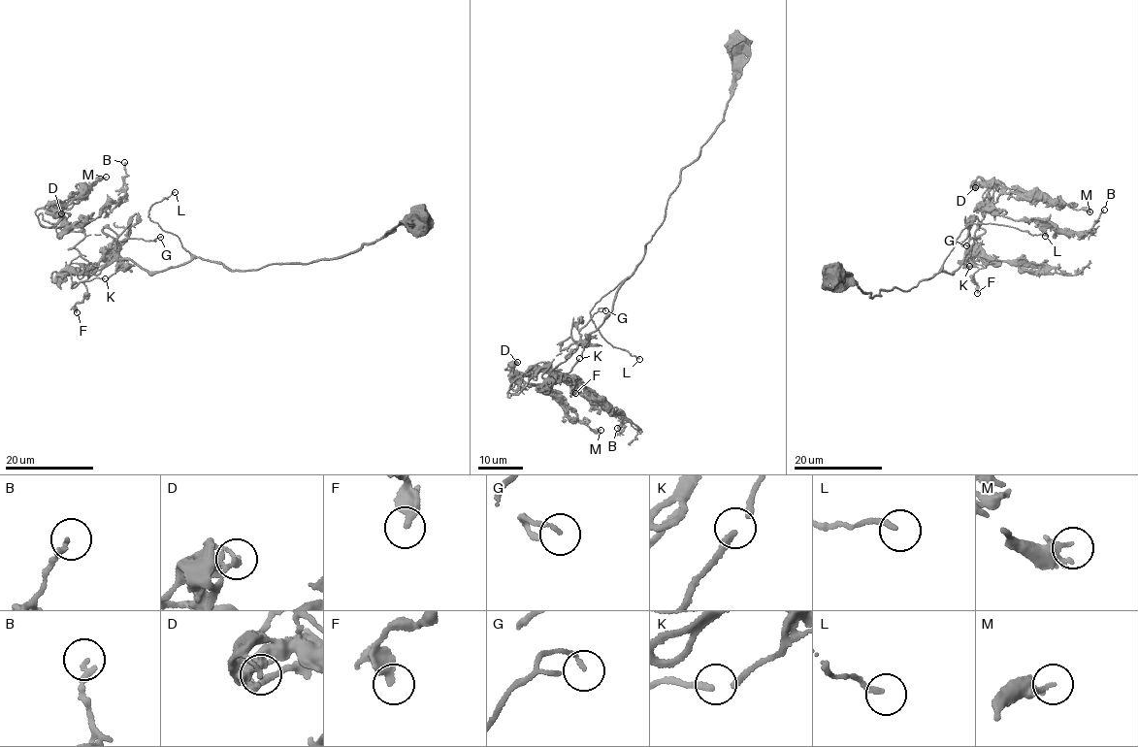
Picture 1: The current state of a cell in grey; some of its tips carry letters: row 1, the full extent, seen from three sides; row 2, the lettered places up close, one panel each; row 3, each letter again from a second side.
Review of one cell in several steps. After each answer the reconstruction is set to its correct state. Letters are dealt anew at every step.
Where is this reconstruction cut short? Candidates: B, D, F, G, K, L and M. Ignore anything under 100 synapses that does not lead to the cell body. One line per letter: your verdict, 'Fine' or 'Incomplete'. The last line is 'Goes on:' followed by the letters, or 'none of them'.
B: Fine
D: Fine
F: Fine
G: Fine
K: Fine
L: Incomplete
M: Fine
Goes on: L

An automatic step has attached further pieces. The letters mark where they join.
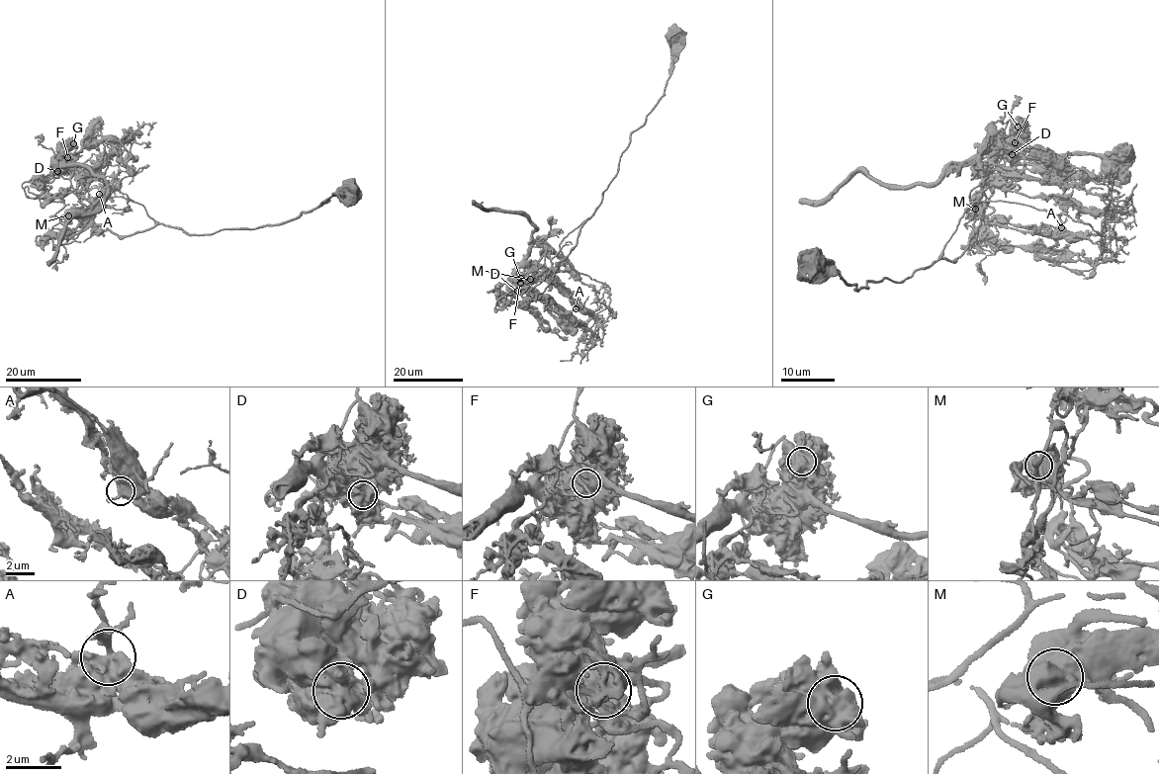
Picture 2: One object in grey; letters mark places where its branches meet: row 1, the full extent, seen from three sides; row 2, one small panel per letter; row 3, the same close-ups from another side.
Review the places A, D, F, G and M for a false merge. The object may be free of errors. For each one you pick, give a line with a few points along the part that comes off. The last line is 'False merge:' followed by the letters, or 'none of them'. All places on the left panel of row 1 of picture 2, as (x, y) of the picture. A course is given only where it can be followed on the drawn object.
F: course (68, 158), (64, 164), (67, 167), (83, 167), (102, 178), (108, 194), (96, 211), (69, 218), (48, 266)
False merge: F

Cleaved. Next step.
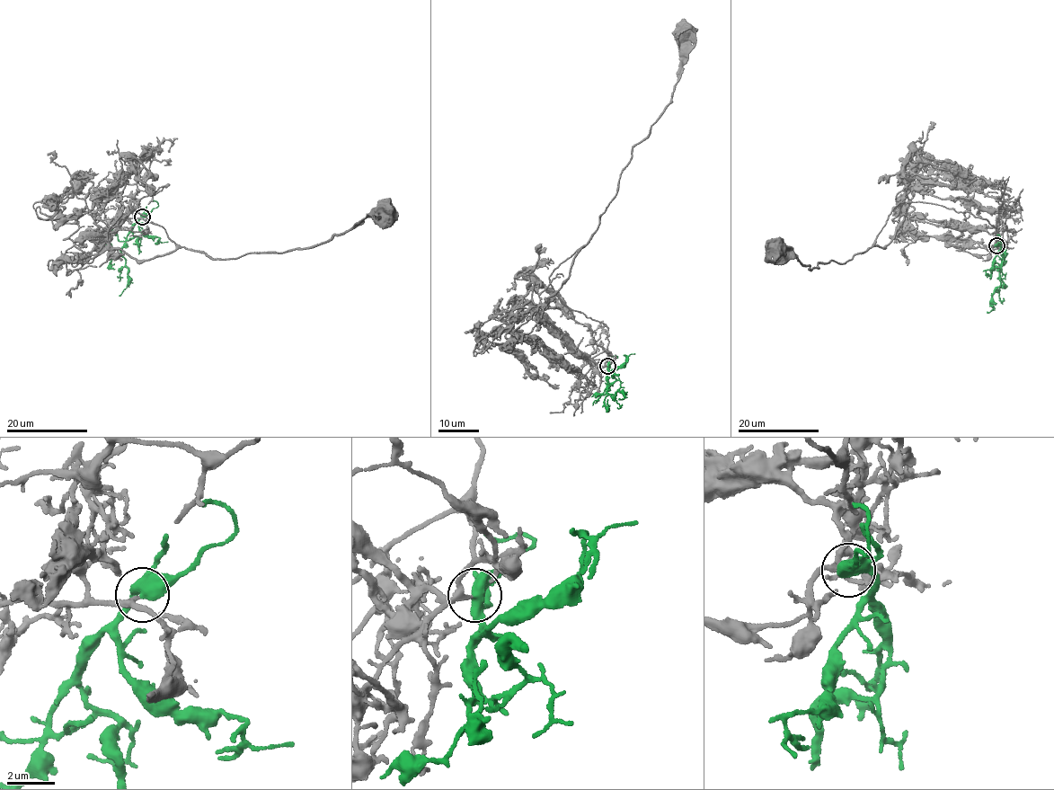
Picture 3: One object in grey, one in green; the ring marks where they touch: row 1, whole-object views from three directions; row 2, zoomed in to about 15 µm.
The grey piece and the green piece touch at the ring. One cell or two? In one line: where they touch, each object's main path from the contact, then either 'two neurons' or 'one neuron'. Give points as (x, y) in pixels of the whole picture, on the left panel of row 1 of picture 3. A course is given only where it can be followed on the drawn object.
(142, 217) | grey via (142, 217), (134, 192), (168, 185), (140, 199), (139, 213), (181, 247), (228, 260), (326, 241), (386, 209) | green via (142, 216), (127, 237), (121, 250), (128, 270), (128, 285), (119, 295) | one neuron

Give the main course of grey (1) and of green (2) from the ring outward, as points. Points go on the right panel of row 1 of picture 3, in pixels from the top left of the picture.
1: (996, 246), (996, 218), (994, 226), (969, 212), (905, 201), (873, 244), (845, 263), (809, 269), (776, 247)
2: (996, 245), (1000, 246), (1003, 258), (1000, 285), (993, 292), (990, 311), (986, 312)

